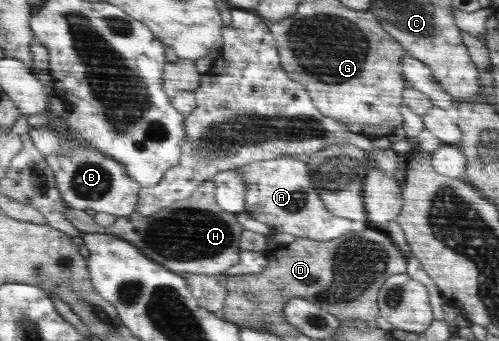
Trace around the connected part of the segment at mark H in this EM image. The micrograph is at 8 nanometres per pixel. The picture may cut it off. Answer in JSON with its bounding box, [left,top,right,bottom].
[65,181,242,275]

